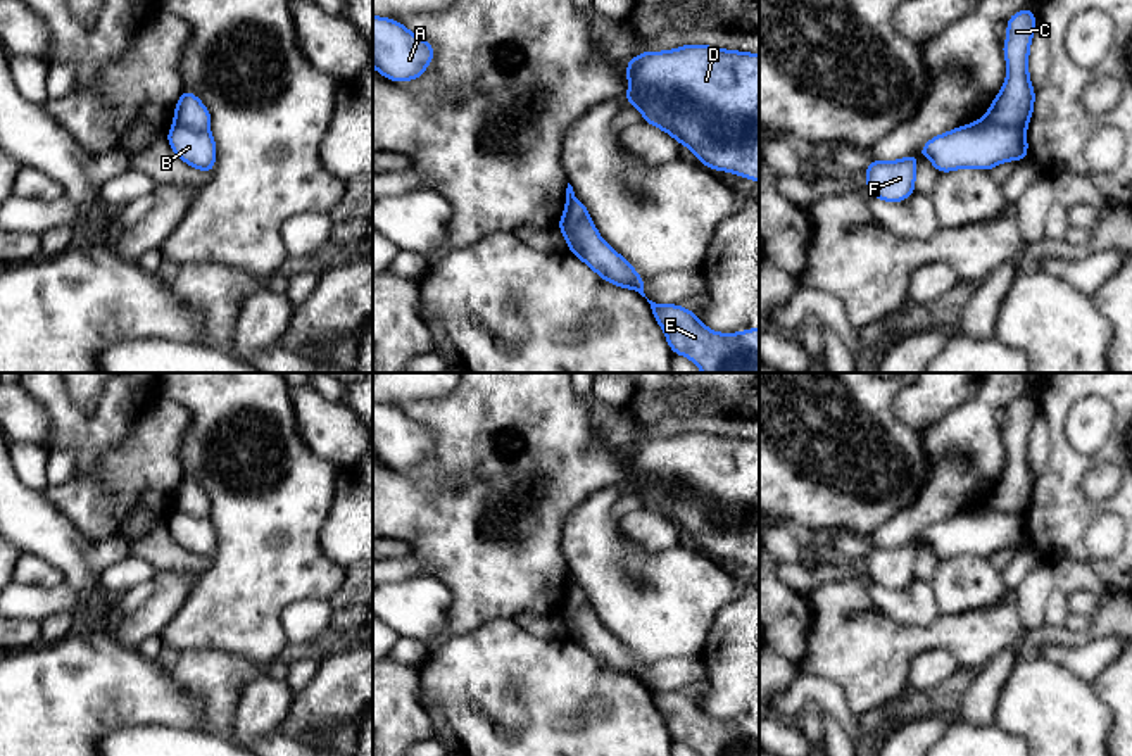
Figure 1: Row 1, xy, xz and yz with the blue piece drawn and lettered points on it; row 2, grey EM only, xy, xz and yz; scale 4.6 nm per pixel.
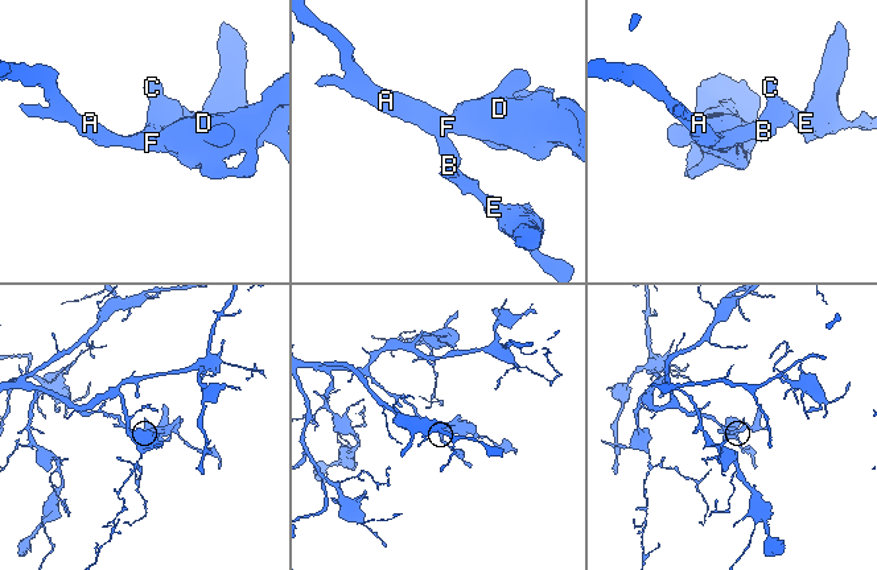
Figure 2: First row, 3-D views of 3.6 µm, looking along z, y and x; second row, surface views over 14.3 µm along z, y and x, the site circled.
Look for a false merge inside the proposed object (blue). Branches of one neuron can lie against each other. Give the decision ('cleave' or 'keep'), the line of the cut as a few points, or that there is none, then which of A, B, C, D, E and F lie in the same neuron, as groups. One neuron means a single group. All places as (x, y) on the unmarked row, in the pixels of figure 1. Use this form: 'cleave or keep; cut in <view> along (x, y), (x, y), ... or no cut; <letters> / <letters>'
cleave; cut in yz along (986, 503), (999, 511), (1024, 515); A B D F / C E

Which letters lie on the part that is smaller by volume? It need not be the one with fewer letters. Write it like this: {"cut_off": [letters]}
{"cut_off": ["C", "E"]}

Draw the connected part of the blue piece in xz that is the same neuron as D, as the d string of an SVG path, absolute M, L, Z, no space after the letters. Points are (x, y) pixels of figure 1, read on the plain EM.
M683 432L668 438L642 438L640 442L626 447L626 461L630 475L623 488L625 492L637 492L642 497L642 507L668 518L680 532L689 533L701 545L704 554L728 558L759 570L759 440L721 437L708 432Z

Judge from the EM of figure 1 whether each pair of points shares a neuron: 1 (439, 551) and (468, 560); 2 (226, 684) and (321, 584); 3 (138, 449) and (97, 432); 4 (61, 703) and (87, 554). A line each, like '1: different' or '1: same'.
1: same
2: different
3: different
4: same

